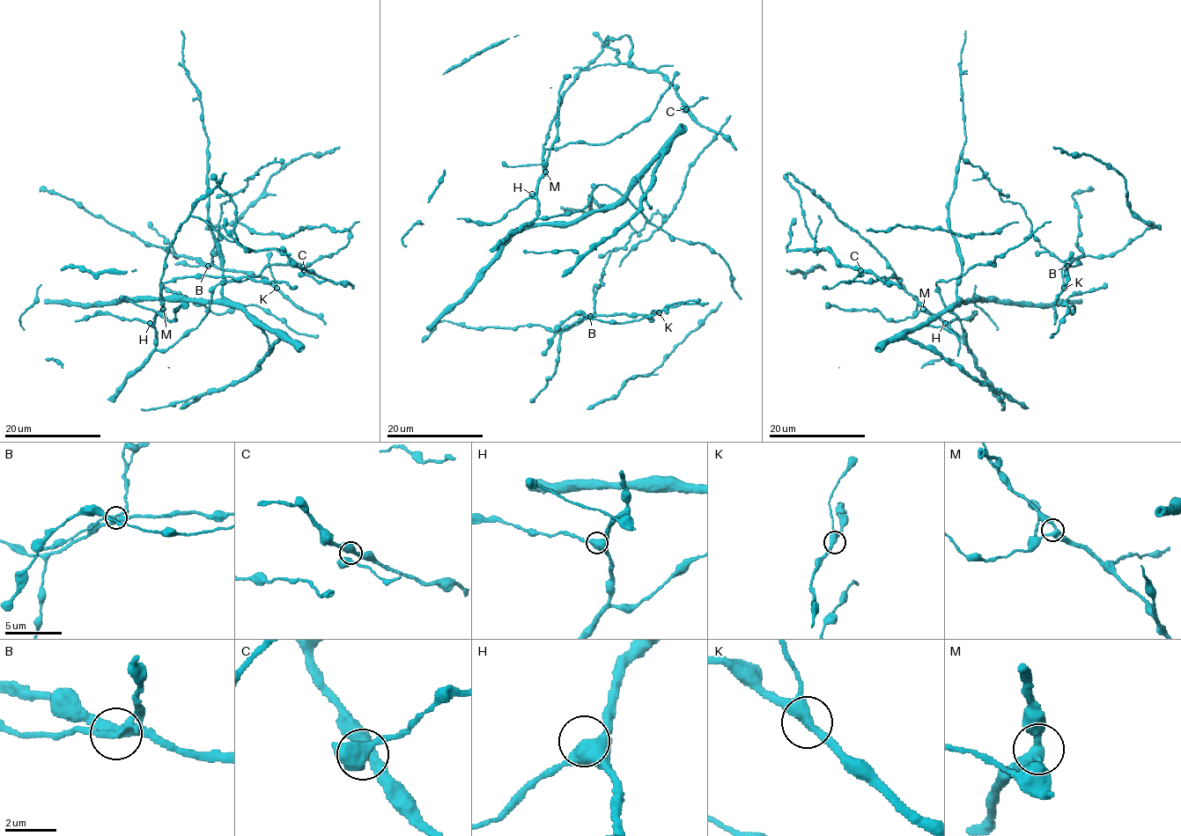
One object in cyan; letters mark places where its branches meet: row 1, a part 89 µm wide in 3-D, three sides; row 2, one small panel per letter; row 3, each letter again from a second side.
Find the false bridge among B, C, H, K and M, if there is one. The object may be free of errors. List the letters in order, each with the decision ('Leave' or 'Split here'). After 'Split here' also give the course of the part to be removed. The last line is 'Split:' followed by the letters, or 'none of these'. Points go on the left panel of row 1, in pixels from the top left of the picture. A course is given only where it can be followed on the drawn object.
B: Split here. Course of the part to remove: (208, 265), (212, 260), (218, 234), (221, 205), (247, 185), (247, 179), (262, 166), (280, 162), (282, 158)
C: Leave
H: Leave
K: Leave
M: Leave
Split: B

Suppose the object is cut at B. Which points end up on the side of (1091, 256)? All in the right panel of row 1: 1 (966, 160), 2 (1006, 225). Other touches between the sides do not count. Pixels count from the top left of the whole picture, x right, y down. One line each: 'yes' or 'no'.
1: no
2: yes

